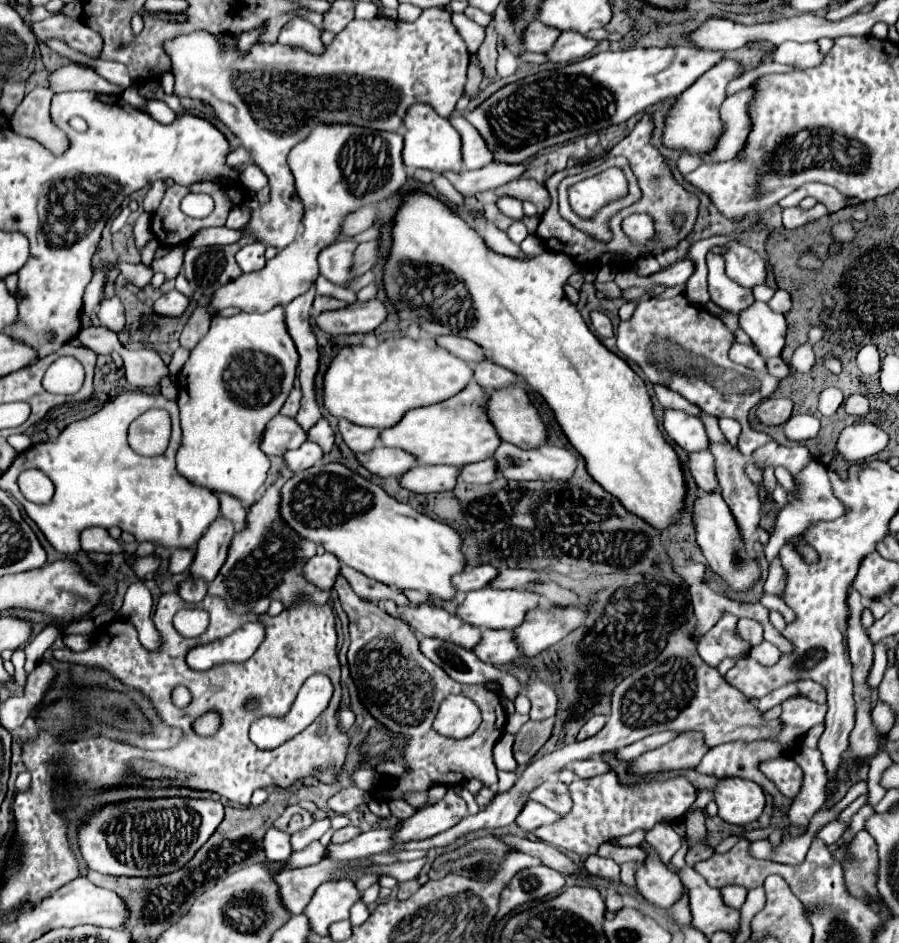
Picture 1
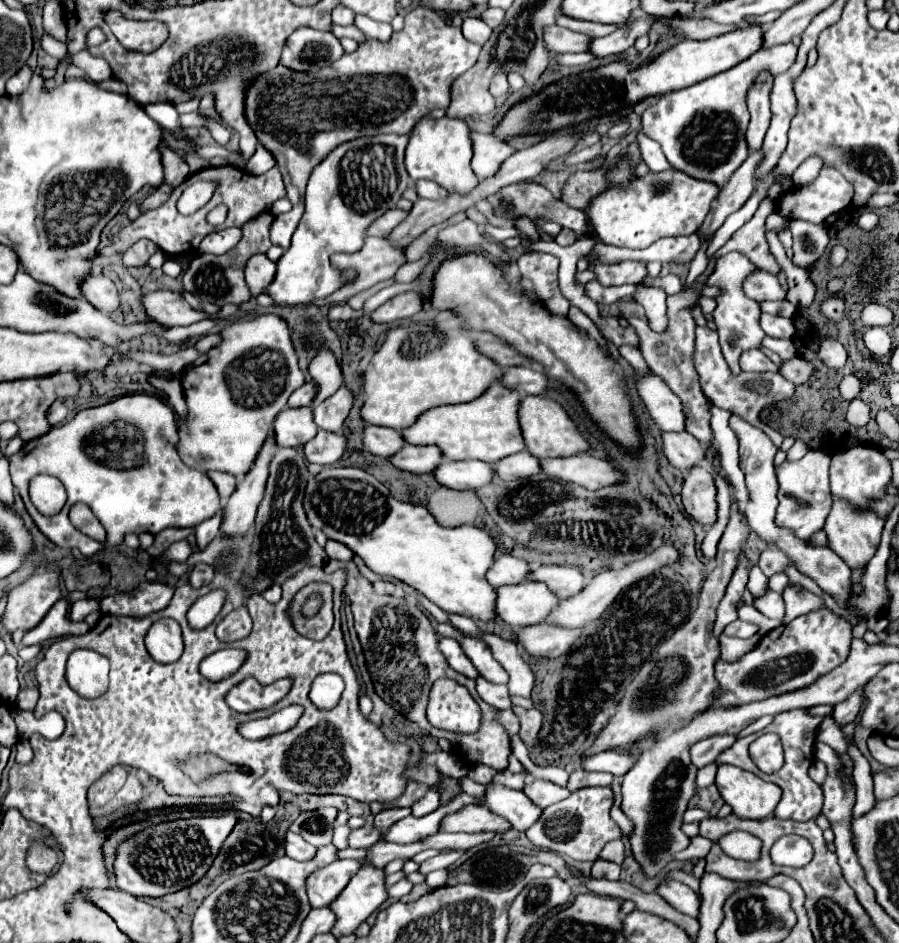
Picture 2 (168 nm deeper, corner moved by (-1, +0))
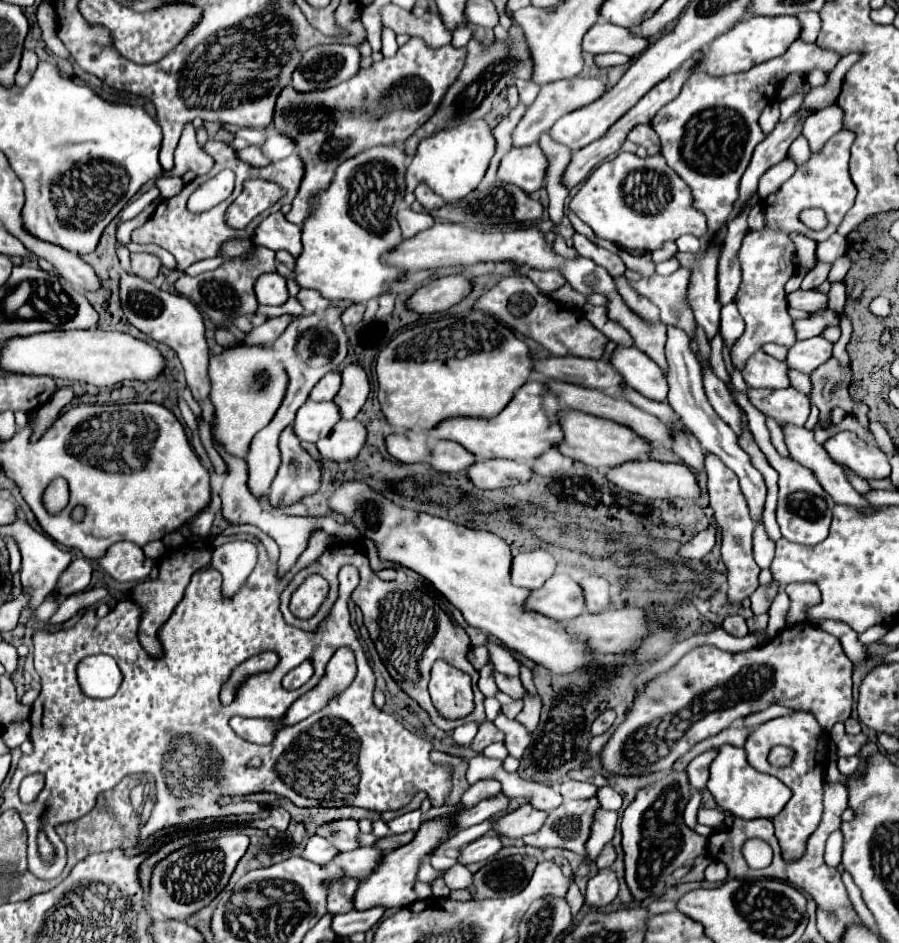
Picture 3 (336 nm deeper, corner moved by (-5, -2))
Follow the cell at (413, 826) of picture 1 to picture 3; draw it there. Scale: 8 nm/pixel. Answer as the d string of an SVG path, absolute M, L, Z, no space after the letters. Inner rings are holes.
M526 804L518 810L514 810L512 814L504 816L502 820L498 820L494 824L494 830L500 836L508 836L508 838L522 838L526 834L532 834L536 830L540 830L540 826L544 826L544 818L548 818L548 812L540 812L534 806Z

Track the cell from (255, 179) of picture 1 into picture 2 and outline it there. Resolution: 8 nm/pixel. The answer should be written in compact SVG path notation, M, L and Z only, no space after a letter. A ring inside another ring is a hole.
M258 144L256 154L254 154L254 156L248 160L248 164L246 164L246 172L252 174L252 176L260 176L260 174L268 172L274 164L276 164L274 158L272 158L272 156Z

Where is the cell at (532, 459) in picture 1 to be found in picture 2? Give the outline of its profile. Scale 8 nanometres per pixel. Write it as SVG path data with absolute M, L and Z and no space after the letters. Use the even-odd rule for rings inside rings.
M590 454L540 460L540 470L546 476L554 476L564 482L574 482L588 490L604 488L620 478L610 462L594 458Z

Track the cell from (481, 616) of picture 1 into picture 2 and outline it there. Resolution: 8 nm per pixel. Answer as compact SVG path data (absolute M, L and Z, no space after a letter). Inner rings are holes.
M522 582L496 588L496 616L510 626L532 626L542 622L558 598L542 582Z

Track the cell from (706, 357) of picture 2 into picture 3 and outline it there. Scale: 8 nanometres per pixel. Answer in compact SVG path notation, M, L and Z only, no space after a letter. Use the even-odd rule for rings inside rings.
M794 388L788 390L748 390L750 402L766 416L772 416L778 424L792 422L804 426L810 414L810 400Z

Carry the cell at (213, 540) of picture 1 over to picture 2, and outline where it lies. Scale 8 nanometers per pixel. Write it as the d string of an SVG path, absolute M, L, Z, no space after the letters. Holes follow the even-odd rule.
M270 436L264 448L260 450L260 456L256 458L256 464L238 484L236 492L230 496L224 508L224 524L220 526L222 534L230 538L238 538L238 536L244 536L254 524L256 508L264 496L264 484L268 478L268 462L270 462L270 452L274 446L276 442Z

